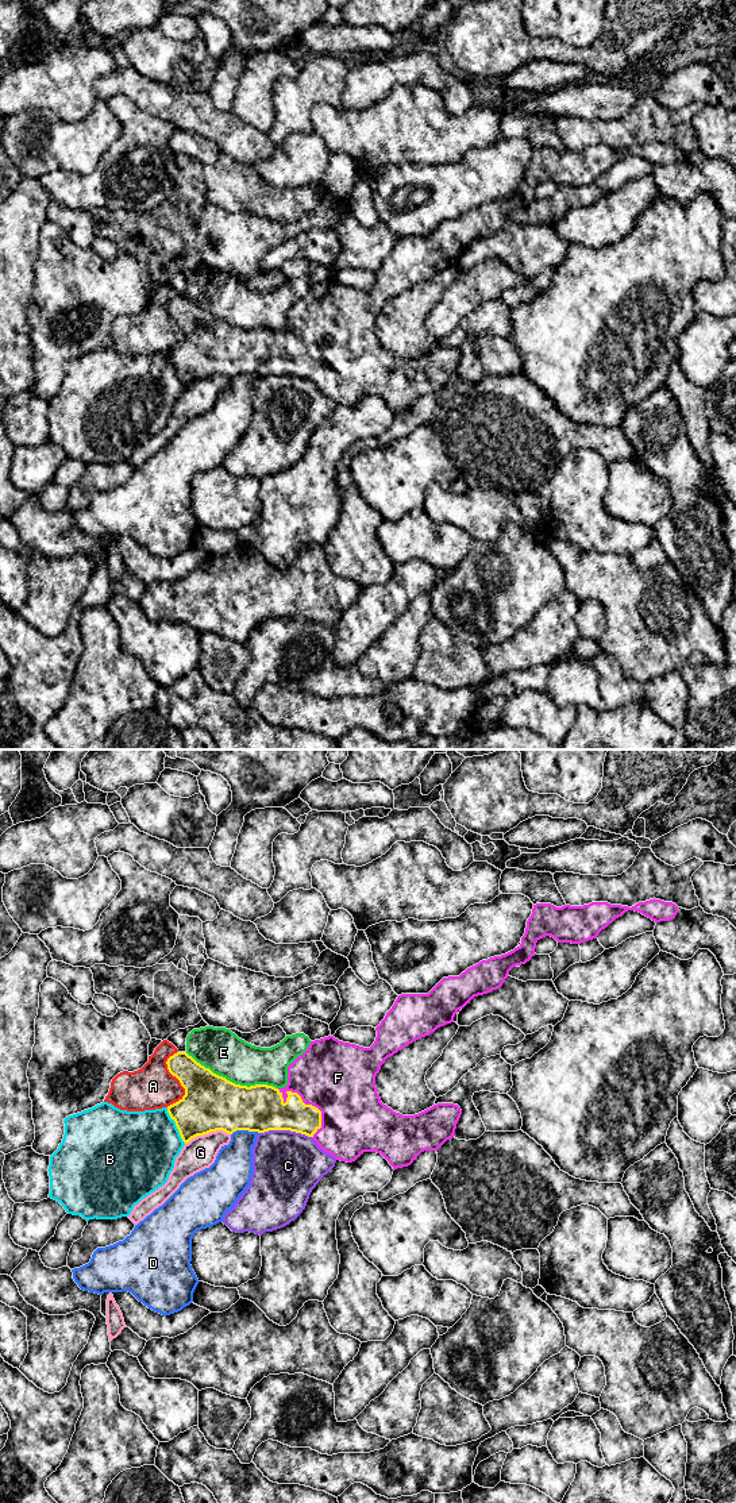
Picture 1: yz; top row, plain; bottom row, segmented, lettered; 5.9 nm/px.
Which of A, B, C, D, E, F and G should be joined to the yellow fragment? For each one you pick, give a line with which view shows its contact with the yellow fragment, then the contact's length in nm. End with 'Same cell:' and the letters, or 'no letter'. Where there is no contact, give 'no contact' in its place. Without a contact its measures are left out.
F: yz | 360 nm
Same cell: F

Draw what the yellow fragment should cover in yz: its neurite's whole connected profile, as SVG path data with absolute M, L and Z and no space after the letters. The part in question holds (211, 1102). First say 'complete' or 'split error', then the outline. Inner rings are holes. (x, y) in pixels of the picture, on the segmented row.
split error | M655 898L632 907L608 902L562 907L536 903L517 948L482 960L459 976L443 978L428 994L398 995L375 1028L377 1037L370 1048L343 1043L334 1036L311 1041L308 1049L289 1064L288 1084L282 1088L267 1084L250 1087L235 1084L213 1074L186 1052L177 1052L167 1059L166 1064L169 1072L185 1088L185 1095L167 1106L167 1113L185 1144L197 1136L216 1130L228 1134L236 1130L258 1133L290 1130L312 1137L324 1152L340 1161L352 1163L363 1152L377 1152L389 1161L393 1169L408 1167L421 1152L438 1151L454 1137L462 1110L454 1103L438 1103L415 1115L393 1111L381 1102L375 1087L375 1076L385 1060L413 1041L429 1036L438 1028L454 1022L455 1014L474 997L500 988L513 967L525 964L536 955L535 948L540 939L551 936L558 943L581 944L597 939L602 929L628 910L639 912L660 922L675 918L678 906Z

